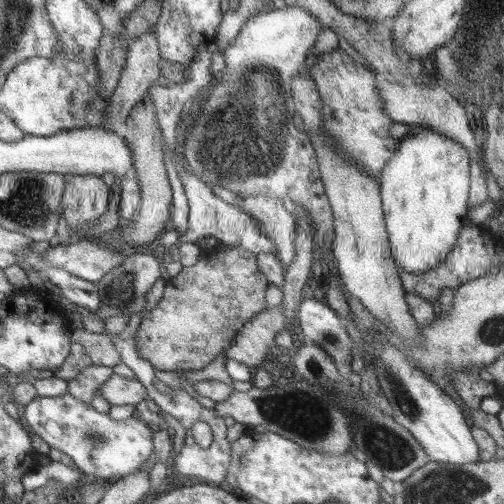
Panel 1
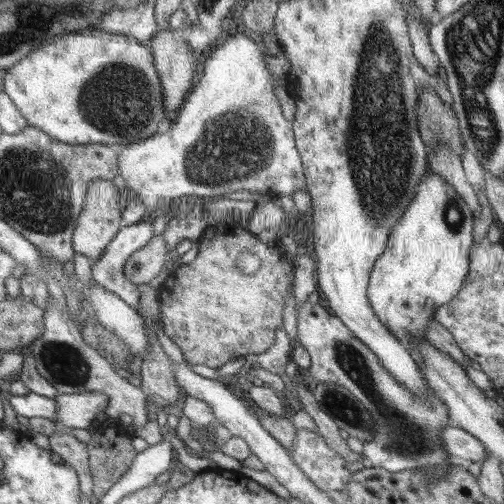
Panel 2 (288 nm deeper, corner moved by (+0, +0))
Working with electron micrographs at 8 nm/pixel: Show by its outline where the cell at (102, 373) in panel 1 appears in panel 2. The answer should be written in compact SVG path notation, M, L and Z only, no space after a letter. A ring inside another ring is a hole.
M51 434L49 436L49 452L61 456L63 462L67 462L69 466L73 466L77 470L77 474L81 474L81 494L87 496L89 500L93 498L93 476L89 470L89 458L87 458L87 450L85 444L81 444L79 440L75 440L69 434Z

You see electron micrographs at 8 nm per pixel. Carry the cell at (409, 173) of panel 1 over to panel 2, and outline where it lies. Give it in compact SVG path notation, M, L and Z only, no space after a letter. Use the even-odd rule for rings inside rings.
M427 174L413 202L391 228L383 254L369 272L367 300L373 314L389 328L389 332L411 350L413 336L427 340L425 328L435 320L437 308L457 298L467 272L467 256L471 254L471 208L441 176Z

